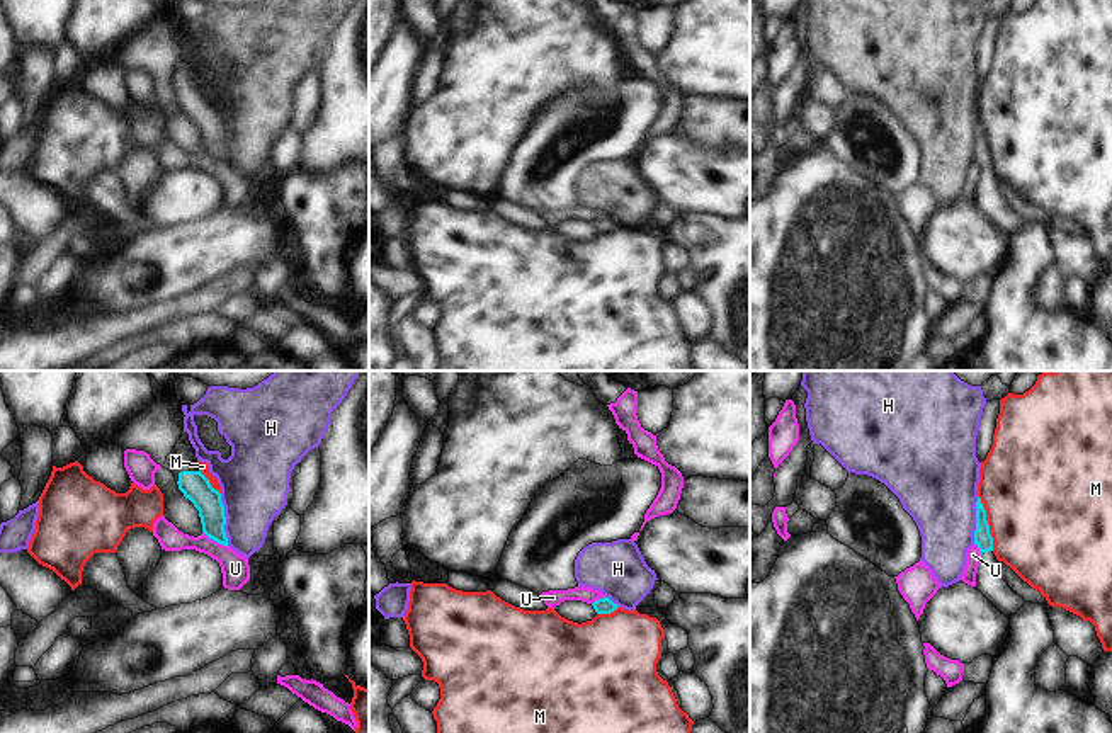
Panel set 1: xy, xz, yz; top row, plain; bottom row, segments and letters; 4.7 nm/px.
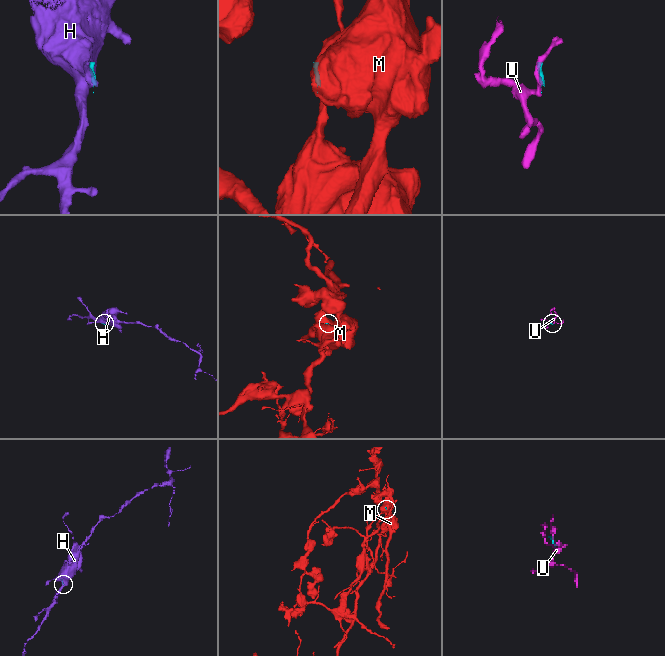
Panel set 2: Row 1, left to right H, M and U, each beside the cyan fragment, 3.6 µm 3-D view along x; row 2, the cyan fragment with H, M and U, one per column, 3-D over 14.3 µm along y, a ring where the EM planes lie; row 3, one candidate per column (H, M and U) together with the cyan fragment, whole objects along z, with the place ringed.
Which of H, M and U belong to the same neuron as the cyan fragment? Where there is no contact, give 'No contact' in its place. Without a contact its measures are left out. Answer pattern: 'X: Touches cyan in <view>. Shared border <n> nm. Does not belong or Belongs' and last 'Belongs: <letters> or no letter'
H: Touches cyan in xy. Shared border 260 nm. Does not belong
M: Touches cyan in yz. Shared border 280 nm. Does not belong
U: Touches cyan in xy. Shared border 140 nm. Does not belong
Belongs: no letter

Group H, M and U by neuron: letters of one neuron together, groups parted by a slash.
H / M / U

